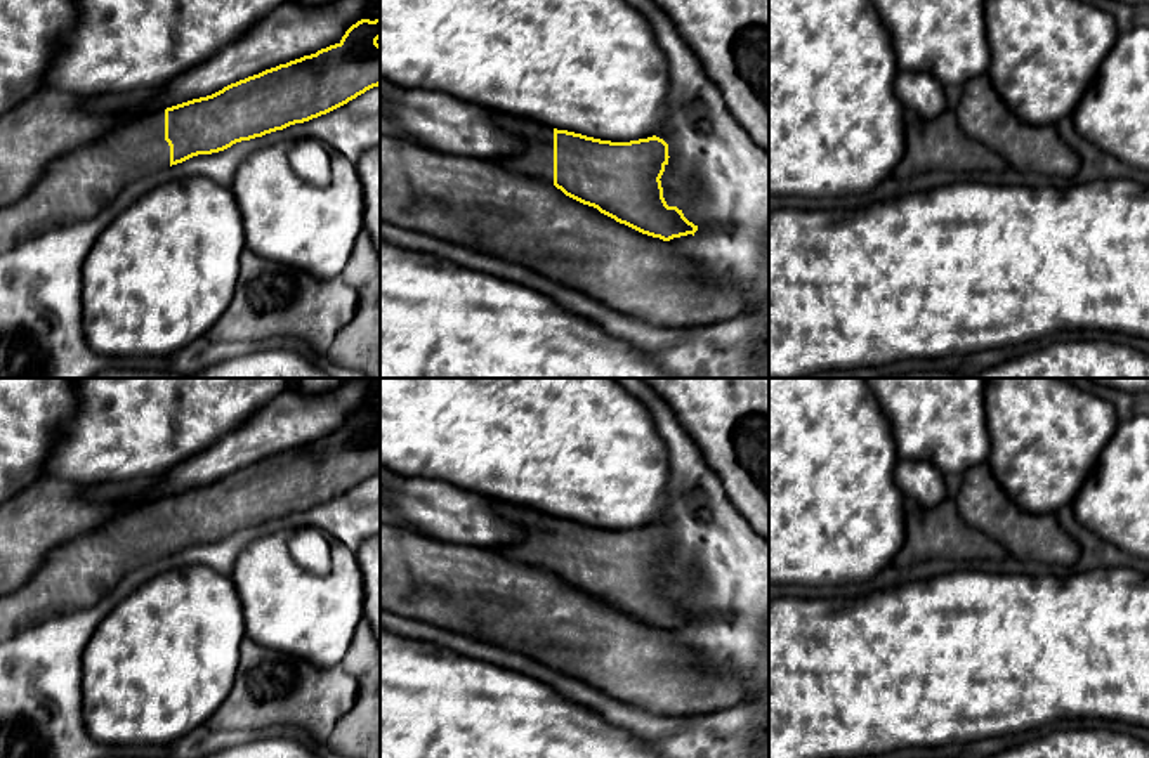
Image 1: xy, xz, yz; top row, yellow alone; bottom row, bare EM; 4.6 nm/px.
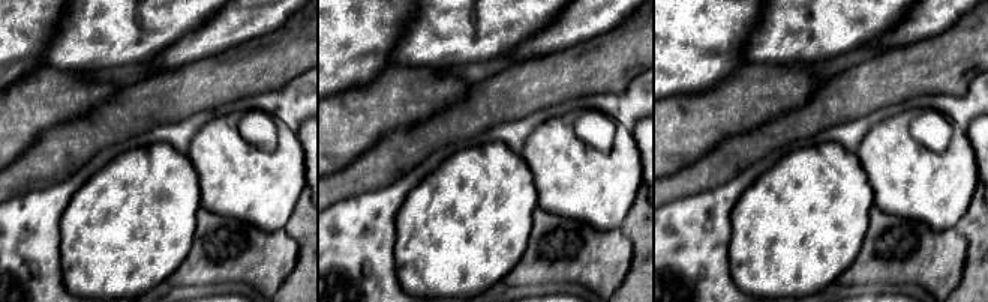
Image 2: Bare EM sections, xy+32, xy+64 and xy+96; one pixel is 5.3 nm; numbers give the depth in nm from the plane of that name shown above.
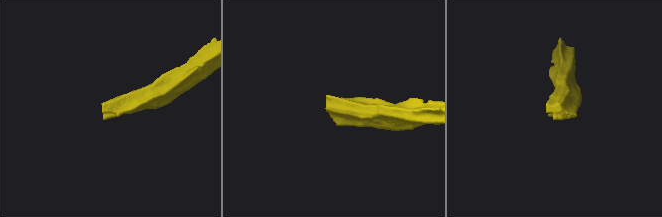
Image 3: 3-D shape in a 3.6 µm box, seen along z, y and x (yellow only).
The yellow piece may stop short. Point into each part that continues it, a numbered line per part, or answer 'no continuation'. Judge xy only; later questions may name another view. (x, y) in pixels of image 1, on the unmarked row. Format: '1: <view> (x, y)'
1: xy (78, 573)

